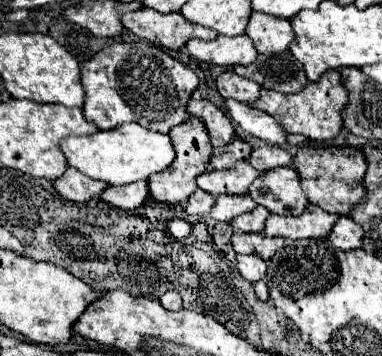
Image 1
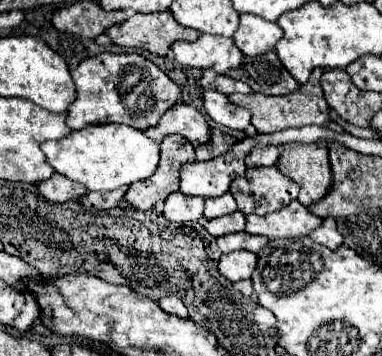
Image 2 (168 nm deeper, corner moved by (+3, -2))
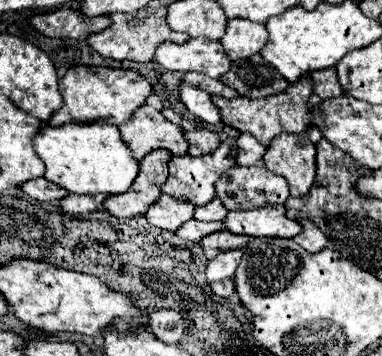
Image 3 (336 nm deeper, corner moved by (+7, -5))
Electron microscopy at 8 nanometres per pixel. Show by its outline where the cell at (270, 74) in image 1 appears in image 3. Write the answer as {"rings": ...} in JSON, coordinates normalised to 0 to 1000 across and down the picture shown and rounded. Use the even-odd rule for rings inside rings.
{"rings":[[[683,152],[605,174],[599,202],[589,202],[573,225],[620,253],[620,264],[668,281],[725,264],[757,242],[757,230],[683,163]]]}

